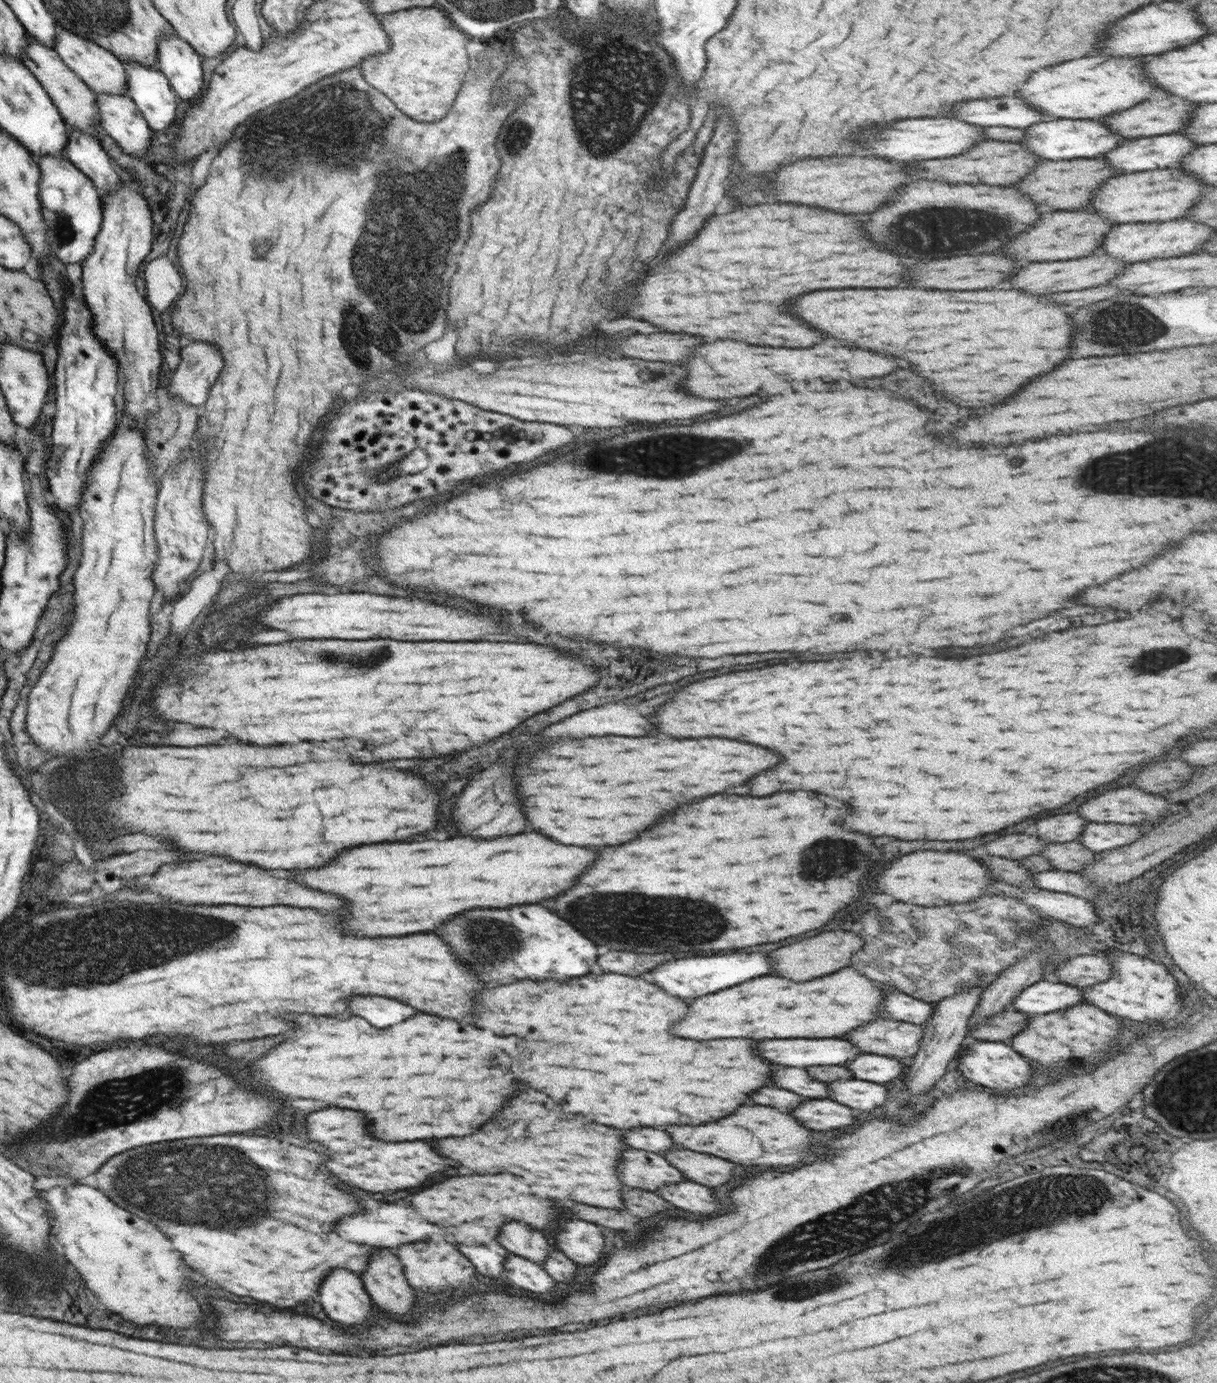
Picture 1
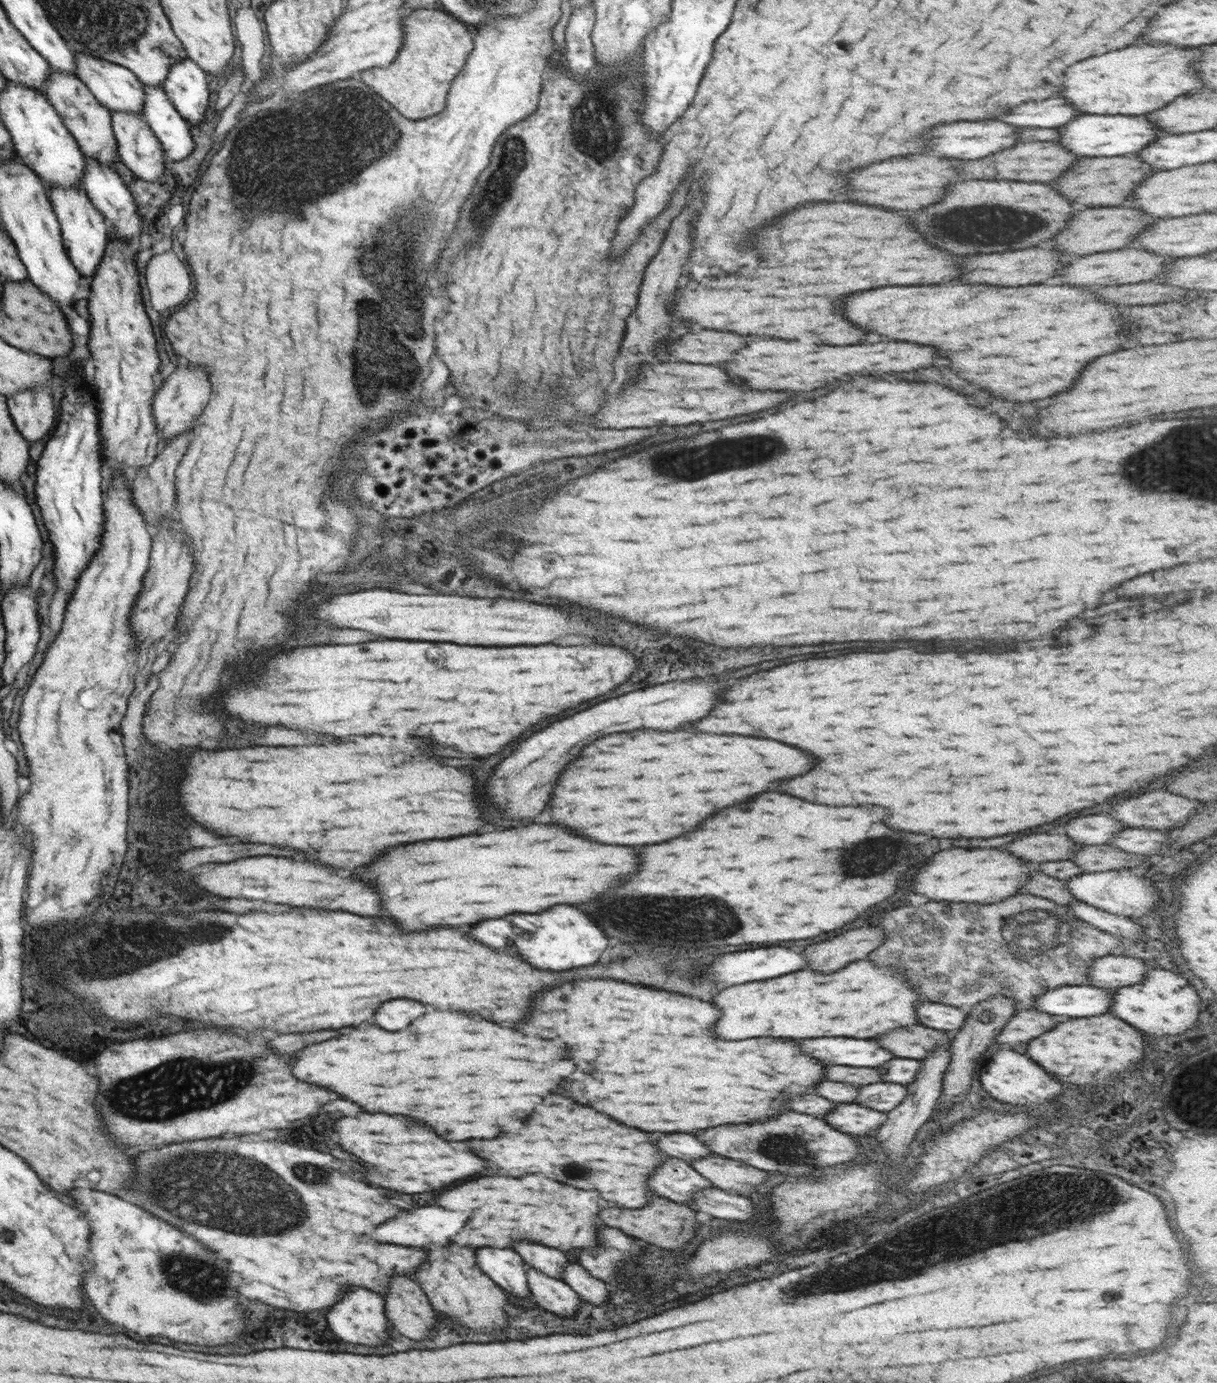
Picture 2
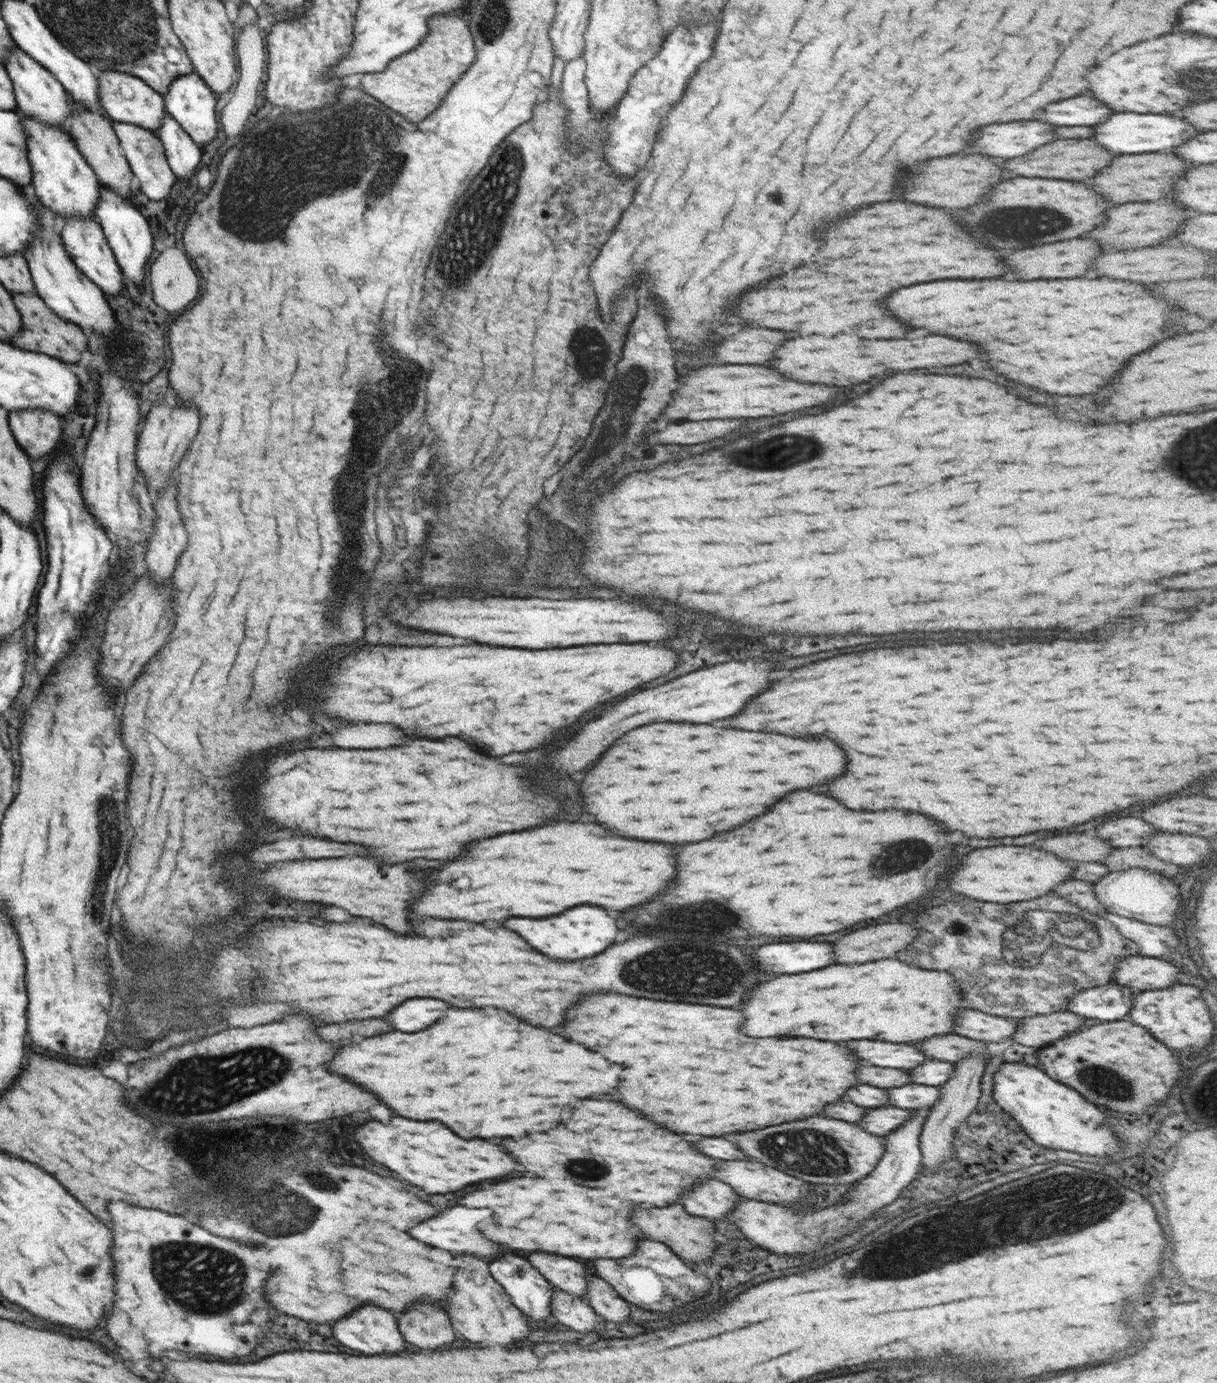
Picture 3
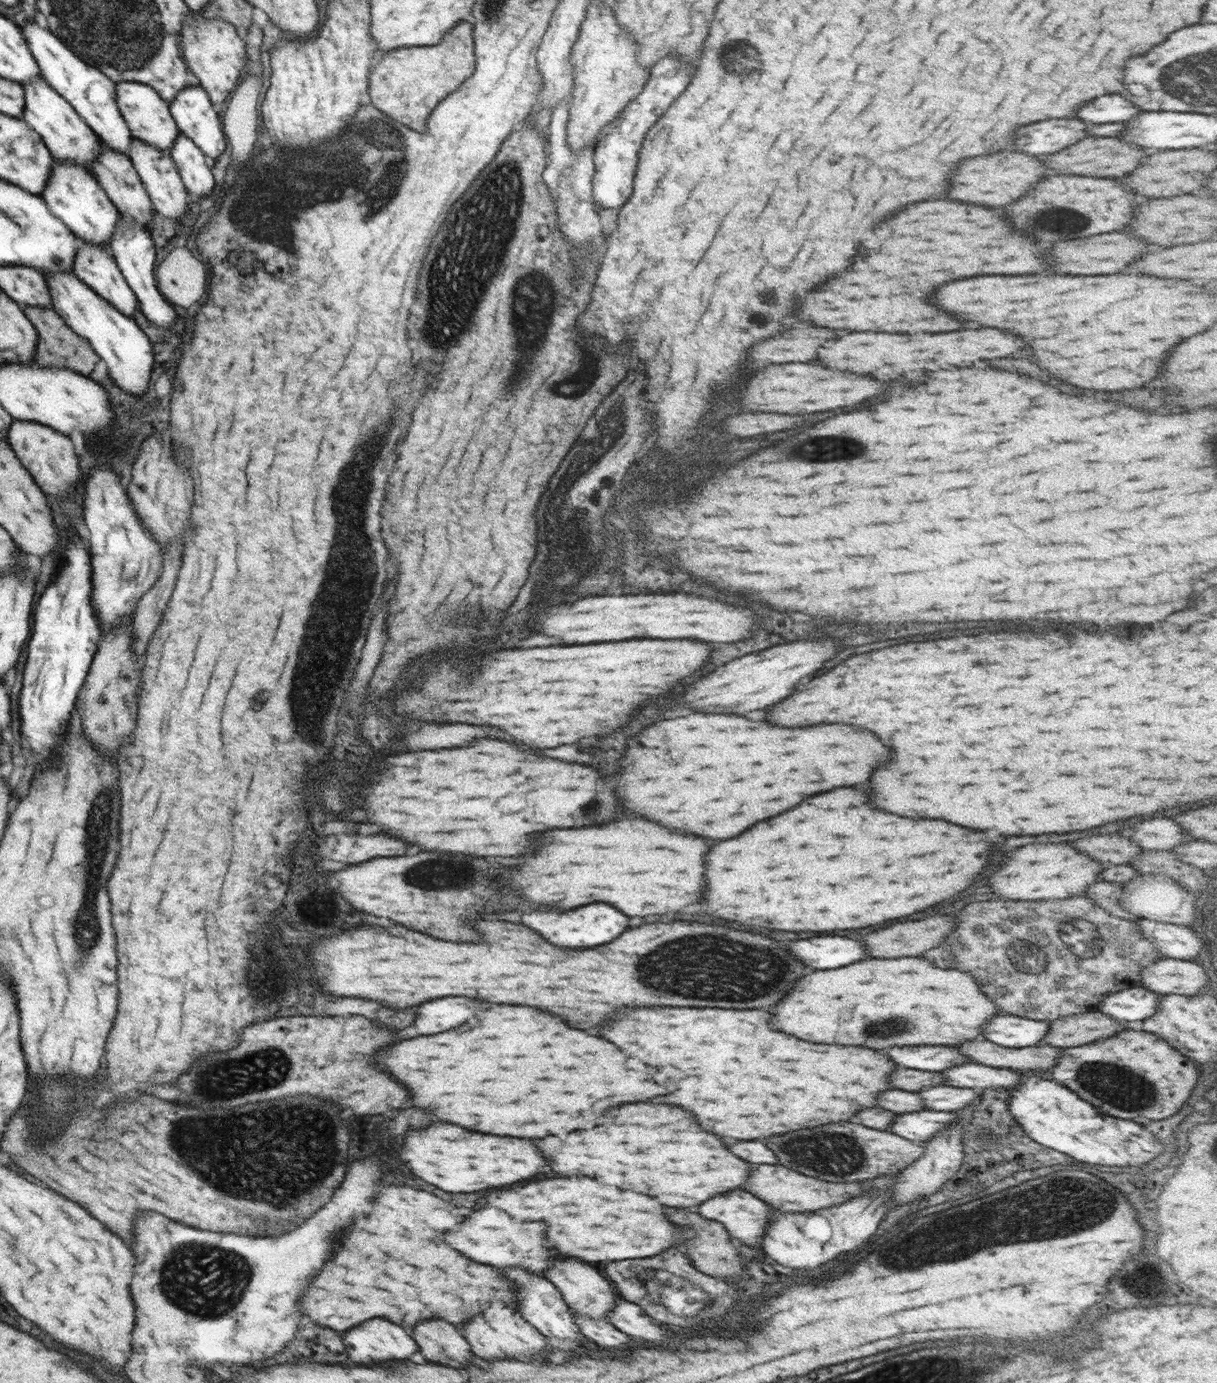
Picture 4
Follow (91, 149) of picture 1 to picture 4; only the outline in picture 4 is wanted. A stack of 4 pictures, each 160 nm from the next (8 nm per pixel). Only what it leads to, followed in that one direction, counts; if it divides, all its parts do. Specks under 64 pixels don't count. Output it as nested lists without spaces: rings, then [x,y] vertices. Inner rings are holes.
[[[120,214],[119,222],[120,224],[116,225],[112,240],[108,244],[109,253],[117,262],[118,268],[124,275],[129,287],[135,292],[142,314],[160,328],[170,328],[170,324],[174,324],[176,312],[172,308],[173,305],[163,297],[156,284],[154,276],[156,249],[153,238],[148,230],[126,215]]]

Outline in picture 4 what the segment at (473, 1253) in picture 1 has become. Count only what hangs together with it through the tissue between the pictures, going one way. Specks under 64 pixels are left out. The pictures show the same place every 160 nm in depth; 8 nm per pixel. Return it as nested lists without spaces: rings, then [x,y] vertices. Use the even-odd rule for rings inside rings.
[[[504,1268],[502,1272],[516,1286],[518,1310],[522,1312],[522,1316],[526,1318],[526,1322],[530,1322],[532,1326],[536,1326],[544,1336],[556,1336],[560,1340],[574,1340],[576,1346],[584,1344],[584,1340],[580,1338],[580,1328],[578,1328],[578,1325],[574,1321],[573,1312],[563,1299],[562,1293],[552,1282],[548,1282],[542,1276],[530,1274],[524,1268]]]

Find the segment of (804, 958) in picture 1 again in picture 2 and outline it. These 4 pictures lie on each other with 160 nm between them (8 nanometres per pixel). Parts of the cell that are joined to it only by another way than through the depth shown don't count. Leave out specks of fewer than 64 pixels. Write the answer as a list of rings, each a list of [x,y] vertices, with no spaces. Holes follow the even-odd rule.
[[[856,928],[834,936],[814,946],[802,948],[808,966],[814,972],[836,972],[842,966],[866,958],[872,950],[882,944],[882,930],[880,928]]]

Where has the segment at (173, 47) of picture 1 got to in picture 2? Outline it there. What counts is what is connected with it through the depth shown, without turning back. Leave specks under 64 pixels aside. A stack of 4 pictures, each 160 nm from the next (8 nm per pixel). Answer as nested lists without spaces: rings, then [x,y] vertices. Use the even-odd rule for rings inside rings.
[[[185,57],[170,65],[162,84],[173,107],[190,125],[200,124],[206,118],[204,112],[210,102],[207,75],[198,64]]]

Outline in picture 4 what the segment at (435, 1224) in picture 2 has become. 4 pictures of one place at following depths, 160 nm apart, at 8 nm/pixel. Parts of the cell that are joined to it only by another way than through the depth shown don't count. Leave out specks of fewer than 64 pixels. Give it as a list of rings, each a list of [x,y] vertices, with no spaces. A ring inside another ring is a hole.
[[[480,1208],[476,1210],[474,1214],[470,1214],[456,1230],[448,1230],[448,1234],[444,1234],[444,1240],[446,1244],[450,1244],[450,1248],[462,1252],[464,1256],[476,1260],[476,1262],[486,1262],[490,1266],[522,1266],[534,1274],[540,1274],[558,1258],[558,1254],[554,1254],[552,1250],[548,1252],[548,1248],[542,1244],[544,1242],[544,1234],[546,1234],[546,1226],[542,1222],[536,1222],[534,1224],[534,1232],[532,1232],[532,1224],[528,1226],[530,1228],[530,1236],[532,1240],[528,1238],[520,1238],[520,1232],[522,1228],[526,1230],[528,1224],[522,1224],[522,1222],[514,1222],[506,1212],[502,1210],[496,1210],[496,1208]]]

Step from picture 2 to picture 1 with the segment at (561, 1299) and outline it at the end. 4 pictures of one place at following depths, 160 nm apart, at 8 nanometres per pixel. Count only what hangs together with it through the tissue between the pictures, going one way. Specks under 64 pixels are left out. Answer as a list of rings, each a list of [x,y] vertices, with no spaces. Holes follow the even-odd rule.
[[[514,1254],[506,1256],[503,1276],[512,1284],[516,1284],[524,1290],[530,1290],[530,1292],[550,1294],[556,1290],[556,1282],[544,1272],[544,1268],[540,1268],[538,1264],[530,1262],[526,1258],[514,1256]]]

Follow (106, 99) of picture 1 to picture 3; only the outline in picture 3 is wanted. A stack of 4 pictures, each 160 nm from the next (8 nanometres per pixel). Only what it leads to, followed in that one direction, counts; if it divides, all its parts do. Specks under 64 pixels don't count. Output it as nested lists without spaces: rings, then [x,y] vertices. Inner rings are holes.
[[[113,121],[113,129],[119,138],[124,156],[134,173],[138,188],[150,200],[164,200],[170,196],[171,188],[176,182],[177,176],[169,167],[165,157],[163,142],[151,130],[128,123]]]

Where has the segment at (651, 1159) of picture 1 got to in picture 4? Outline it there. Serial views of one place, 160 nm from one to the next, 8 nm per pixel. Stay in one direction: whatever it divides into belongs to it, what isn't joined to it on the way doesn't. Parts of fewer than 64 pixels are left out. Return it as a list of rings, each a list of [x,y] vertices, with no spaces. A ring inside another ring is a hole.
[[[732,1190],[702,1202],[700,1216],[722,1222],[736,1242],[760,1250],[765,1228],[771,1221],[770,1209],[772,1207],[756,1196],[744,1190]]]

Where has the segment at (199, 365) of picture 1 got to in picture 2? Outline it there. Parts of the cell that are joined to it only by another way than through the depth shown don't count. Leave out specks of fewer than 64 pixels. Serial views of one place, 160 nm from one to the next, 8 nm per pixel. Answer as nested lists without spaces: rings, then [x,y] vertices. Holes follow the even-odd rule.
[[[180,364],[172,374],[163,380],[160,389],[156,391],[155,401],[152,404],[154,424],[161,434],[162,441],[177,437],[177,434],[194,428],[194,420],[202,414],[204,406],[208,404],[210,388],[212,386],[208,382],[206,370],[198,368],[198,366],[190,366],[190,364],[186,364],[186,366]]]

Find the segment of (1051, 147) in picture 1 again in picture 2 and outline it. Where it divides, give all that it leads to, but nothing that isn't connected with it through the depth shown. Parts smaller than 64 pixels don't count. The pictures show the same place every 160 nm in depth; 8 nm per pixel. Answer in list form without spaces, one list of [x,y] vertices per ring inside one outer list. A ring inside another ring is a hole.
[[[1081,114],[1058,127],[1059,143],[1078,156],[1122,156],[1142,150],[1165,133],[1142,116]]]

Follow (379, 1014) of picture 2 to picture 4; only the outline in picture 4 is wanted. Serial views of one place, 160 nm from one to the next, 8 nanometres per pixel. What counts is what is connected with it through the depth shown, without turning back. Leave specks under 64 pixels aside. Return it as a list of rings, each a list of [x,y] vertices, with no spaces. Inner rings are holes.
[[[438,998],[420,1004],[414,1010],[414,1026],[418,1034],[436,1034],[460,1026],[478,1010],[478,1000],[470,998]]]

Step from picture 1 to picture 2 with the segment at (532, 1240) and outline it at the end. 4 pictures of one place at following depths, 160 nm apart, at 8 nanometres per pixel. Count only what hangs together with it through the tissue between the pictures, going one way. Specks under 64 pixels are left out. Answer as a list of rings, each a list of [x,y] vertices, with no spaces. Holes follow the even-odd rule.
[[[518,1242],[514,1246],[514,1250],[518,1252],[524,1262],[528,1266],[539,1270],[557,1279],[561,1279],[562,1270],[568,1262],[566,1254],[560,1252],[560,1250],[554,1250],[554,1248],[548,1248],[548,1246],[542,1246],[542,1244],[532,1244],[532,1242]]]

